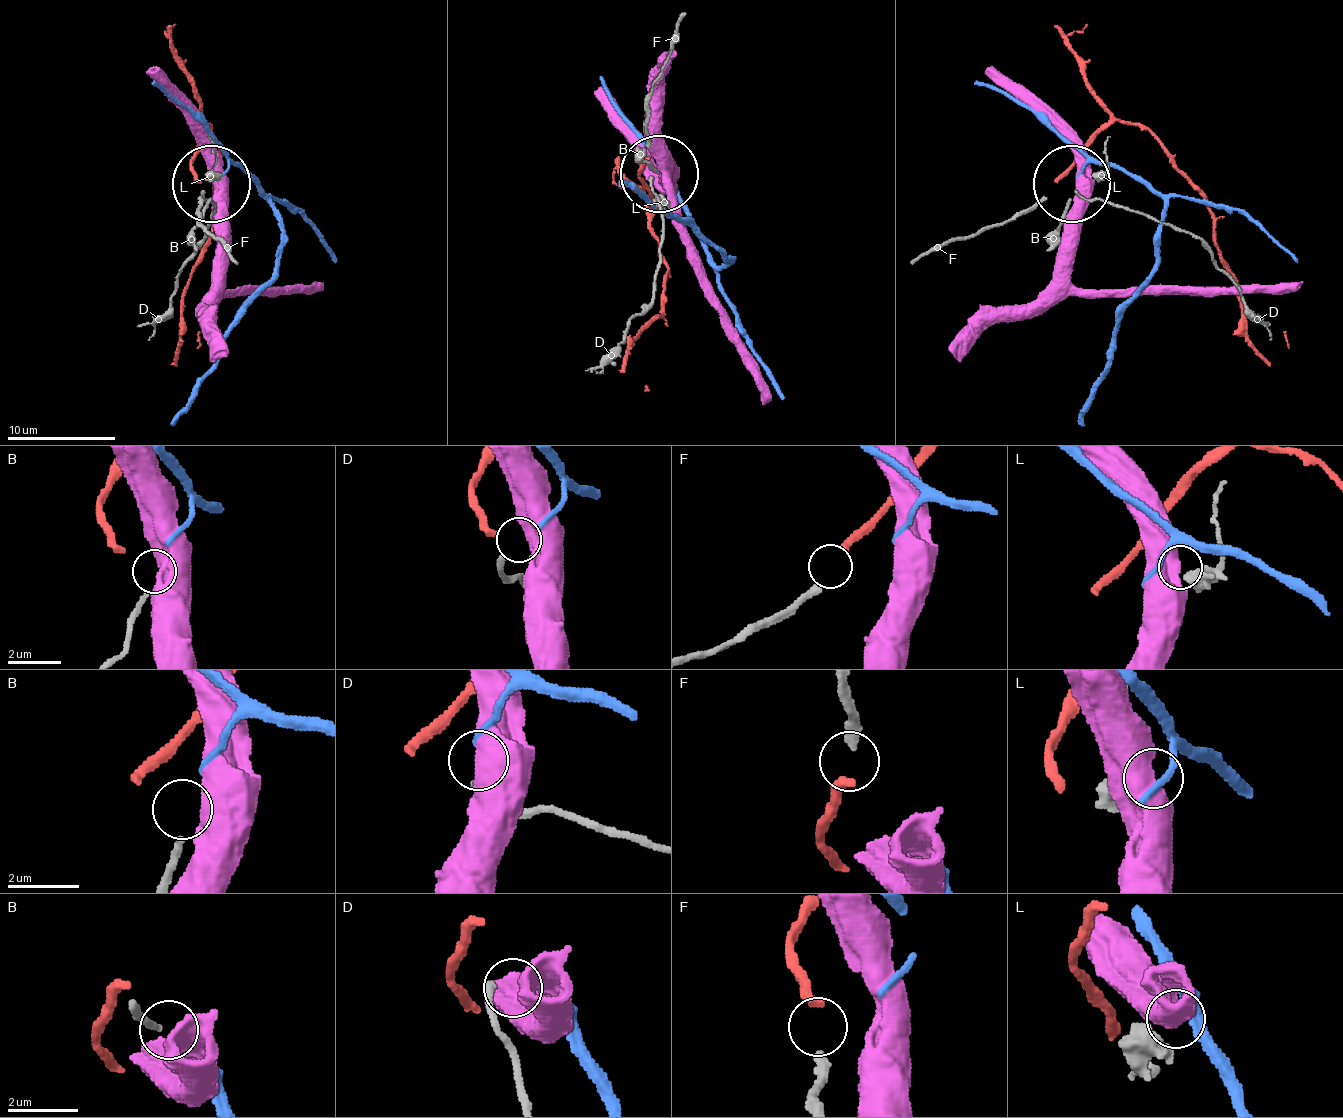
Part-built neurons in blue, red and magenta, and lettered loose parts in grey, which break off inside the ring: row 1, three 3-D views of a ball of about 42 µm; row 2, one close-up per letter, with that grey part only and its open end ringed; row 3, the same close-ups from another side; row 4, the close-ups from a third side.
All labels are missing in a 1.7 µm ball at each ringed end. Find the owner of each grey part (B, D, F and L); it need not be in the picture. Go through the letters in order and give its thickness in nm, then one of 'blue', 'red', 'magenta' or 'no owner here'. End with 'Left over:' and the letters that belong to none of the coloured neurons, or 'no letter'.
B: calibre 180 nm; no owner here
D: calibre 200 nm; blue
F: calibre 280 nm; red
L: calibre 440 nm; no owner here
Left over: B, L

